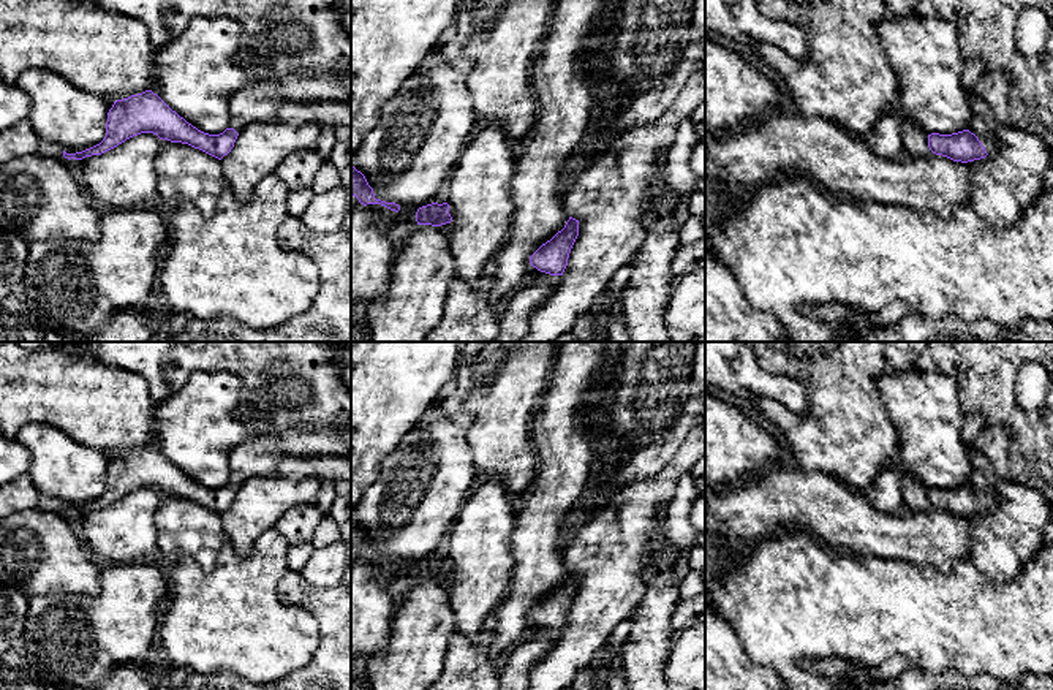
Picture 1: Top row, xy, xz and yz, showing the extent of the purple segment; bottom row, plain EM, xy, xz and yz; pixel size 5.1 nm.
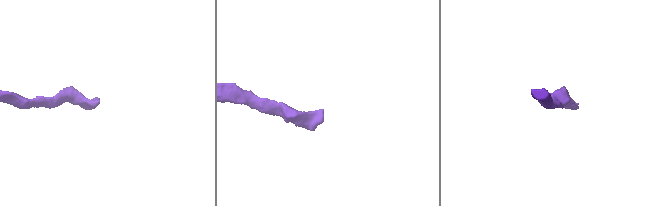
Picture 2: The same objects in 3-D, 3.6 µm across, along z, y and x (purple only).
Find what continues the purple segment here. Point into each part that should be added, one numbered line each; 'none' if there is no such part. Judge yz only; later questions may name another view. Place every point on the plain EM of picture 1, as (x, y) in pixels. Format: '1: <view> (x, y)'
1: yz (984, 478)

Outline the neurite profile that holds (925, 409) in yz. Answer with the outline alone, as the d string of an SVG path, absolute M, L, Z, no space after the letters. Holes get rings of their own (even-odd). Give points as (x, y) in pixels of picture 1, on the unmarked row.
M939 370L889 372L878 378L882 404L898 432L896 465L904 475L923 483L927 489L952 489L968 484L974 442L966 443L961 429L966 415L961 408L960 385Z

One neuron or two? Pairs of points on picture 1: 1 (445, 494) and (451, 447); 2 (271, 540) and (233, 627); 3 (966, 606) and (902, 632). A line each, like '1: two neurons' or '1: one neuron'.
1: one neuron
2: one neuron
3: one neuron

